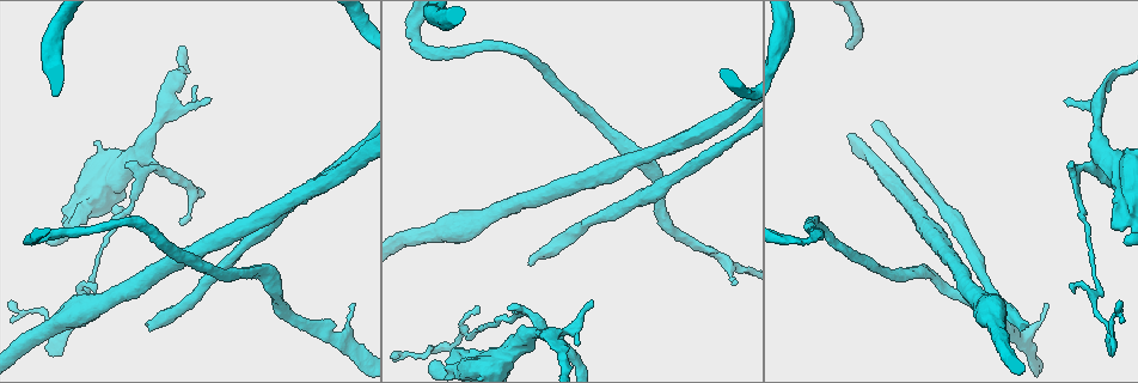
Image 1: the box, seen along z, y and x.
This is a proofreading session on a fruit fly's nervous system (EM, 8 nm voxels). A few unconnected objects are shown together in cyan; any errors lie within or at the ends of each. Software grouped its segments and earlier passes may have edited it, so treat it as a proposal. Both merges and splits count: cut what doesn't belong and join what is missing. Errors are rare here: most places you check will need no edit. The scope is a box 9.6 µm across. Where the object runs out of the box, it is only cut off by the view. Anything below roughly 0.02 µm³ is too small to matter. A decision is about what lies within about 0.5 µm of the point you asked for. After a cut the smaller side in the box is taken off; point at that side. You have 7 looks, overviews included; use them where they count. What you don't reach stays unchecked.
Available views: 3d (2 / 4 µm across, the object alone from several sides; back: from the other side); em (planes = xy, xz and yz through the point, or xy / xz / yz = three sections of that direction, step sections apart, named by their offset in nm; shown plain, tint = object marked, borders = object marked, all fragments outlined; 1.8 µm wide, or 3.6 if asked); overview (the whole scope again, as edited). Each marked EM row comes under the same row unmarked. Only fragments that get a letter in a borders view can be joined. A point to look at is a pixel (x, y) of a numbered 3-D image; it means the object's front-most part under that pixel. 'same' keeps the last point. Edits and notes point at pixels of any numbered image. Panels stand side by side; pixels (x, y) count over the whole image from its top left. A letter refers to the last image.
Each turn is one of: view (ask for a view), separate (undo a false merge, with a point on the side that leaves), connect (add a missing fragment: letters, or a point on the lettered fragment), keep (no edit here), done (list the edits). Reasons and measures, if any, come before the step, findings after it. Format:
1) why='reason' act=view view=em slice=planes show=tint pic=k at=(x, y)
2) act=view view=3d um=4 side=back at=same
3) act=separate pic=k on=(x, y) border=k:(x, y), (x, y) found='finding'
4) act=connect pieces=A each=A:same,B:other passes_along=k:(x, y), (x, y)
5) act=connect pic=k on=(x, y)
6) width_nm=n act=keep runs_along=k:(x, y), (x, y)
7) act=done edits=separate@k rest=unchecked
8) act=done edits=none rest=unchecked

why='sharp bend' act=view view=em slice=yz step=16 show=tint pic=1 at=(40, 241)

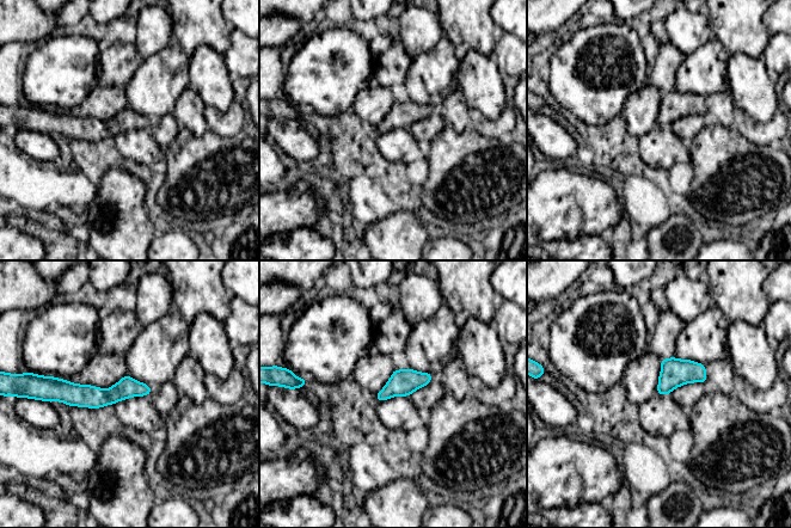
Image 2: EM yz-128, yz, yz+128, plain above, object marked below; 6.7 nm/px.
act=view view=em slice=yz step=16 show=borders at=same

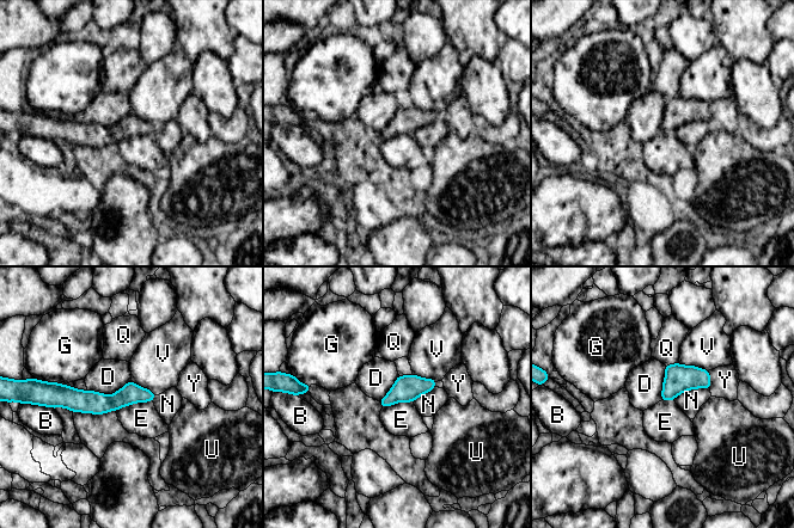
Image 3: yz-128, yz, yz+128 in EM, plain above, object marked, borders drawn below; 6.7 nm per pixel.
width_nm=130 act=keep each=B:other,D:other,E:other,G:other,N:other,Q:other,U:other,V:other,Y:other found='continuous, no second cell'

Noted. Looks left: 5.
why='free end' act=view view=3d um=2 pic=1 at=(95, 290)

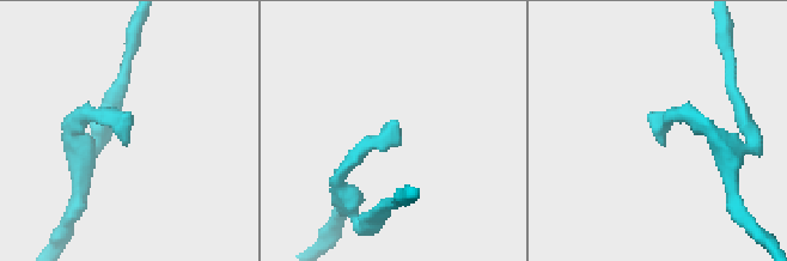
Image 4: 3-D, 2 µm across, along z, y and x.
why='need the tissue' act=view view=em slice=planes show=tint pic=4 at=(397, 137)

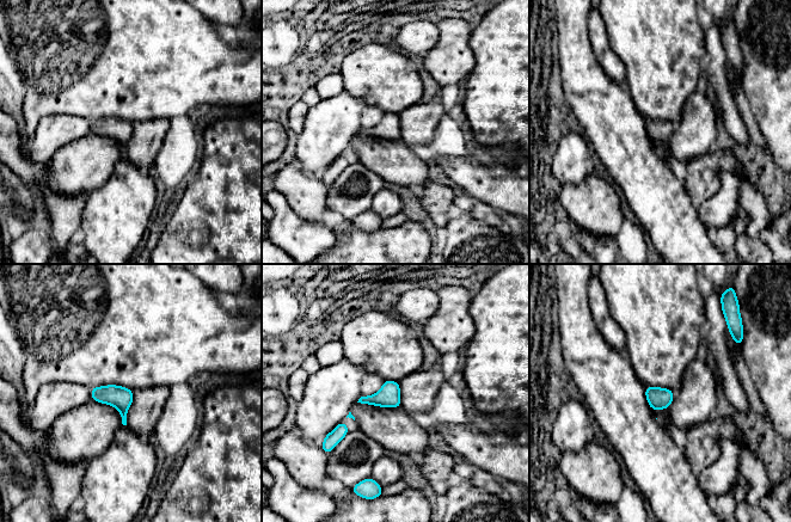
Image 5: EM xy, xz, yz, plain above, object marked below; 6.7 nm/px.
act=view view=em slice=planes show=borders at=same

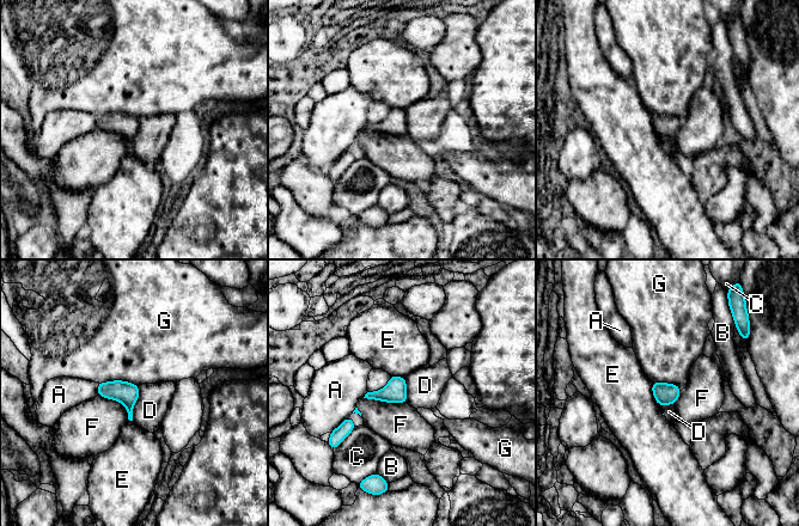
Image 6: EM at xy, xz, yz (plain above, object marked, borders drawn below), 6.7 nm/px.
width_nm=140 act=keep each=A:other,B:other,C:other,D:other,E:other,F:other,G:other border=6:(139, 386), (132, 420) found='none of them fits'

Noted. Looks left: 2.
why='branch stops here' act=view view=3d um=4 pic=1 at=(530, 266)

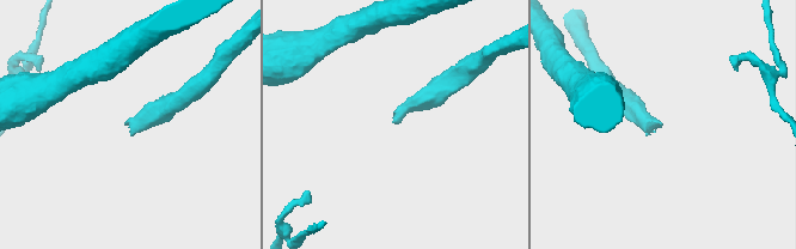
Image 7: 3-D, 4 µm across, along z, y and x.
act=view view=em um=3.6 slice=planes show=borders pic=7 at=(395, 123)

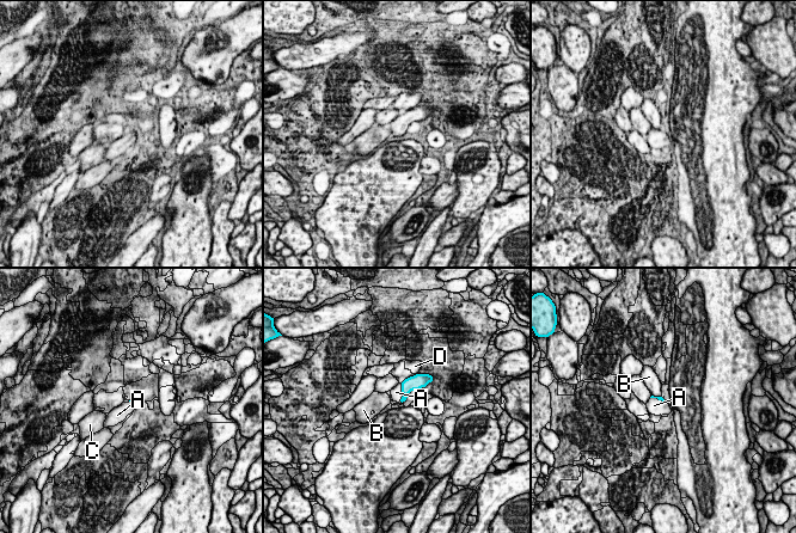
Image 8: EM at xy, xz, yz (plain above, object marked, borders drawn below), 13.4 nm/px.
act=connect pieces=A each=A:same,B:other,C:other,D:other passes_along=8:(414, 383), (402, 392), (396, 392) found='the cell continues'

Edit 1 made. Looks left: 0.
act=done edits=connect@8 rest=unchecked

